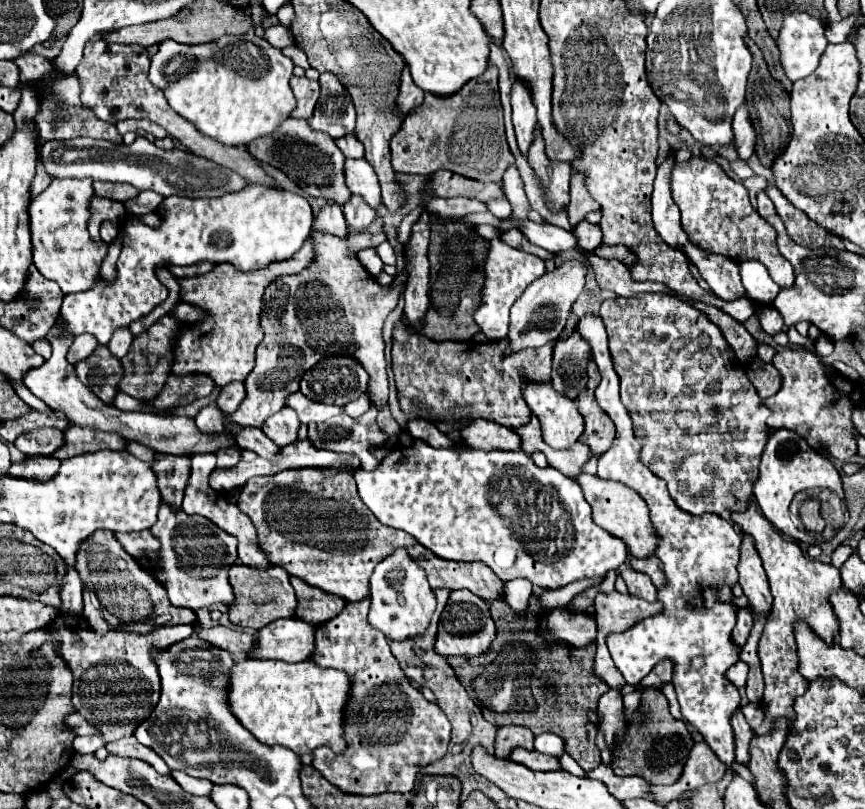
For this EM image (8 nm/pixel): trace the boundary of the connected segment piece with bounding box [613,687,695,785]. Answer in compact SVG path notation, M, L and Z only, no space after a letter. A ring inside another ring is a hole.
M645 689L641 699L641 709L647 713L647 723L643 727L629 725L623 745L613 755L613 765L617 775L637 775L651 785L673 785L685 767L691 747L695 745L693 735L683 719L673 719L669 713L669 701L657 689Z

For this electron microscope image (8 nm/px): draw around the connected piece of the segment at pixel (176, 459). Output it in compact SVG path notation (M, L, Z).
M155 455L153 471L157 473L157 485L163 499L179 509L183 501L183 491L191 477L191 455Z

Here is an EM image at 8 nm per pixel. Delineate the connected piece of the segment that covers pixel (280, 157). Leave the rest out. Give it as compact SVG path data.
M289 117L279 127L279 131L273 131L269 137L263 137L259 141L255 139L251 145L247 145L247 151L251 151L259 161L271 163L273 167L281 169L311 197L323 197L339 205L351 199L351 191L347 191L345 185L345 155L341 155L339 147L329 135L311 131L309 123L303 119Z

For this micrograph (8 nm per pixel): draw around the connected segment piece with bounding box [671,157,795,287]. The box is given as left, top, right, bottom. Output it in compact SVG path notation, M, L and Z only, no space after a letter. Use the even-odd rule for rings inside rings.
M693 157L687 163L677 163L671 177L671 191L677 207L681 209L681 227L689 241L707 253L721 253L729 259L759 261L767 267L771 279L779 287L791 287L795 273L791 263L779 253L775 245L775 229L759 217L749 203L749 193L741 181L733 181L721 165L701 157Z

